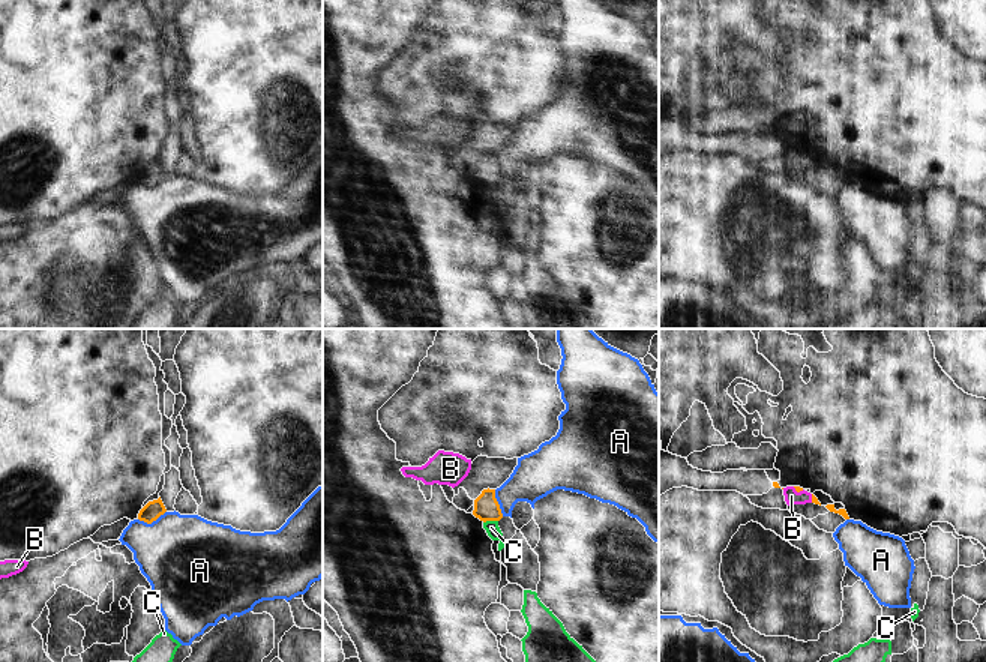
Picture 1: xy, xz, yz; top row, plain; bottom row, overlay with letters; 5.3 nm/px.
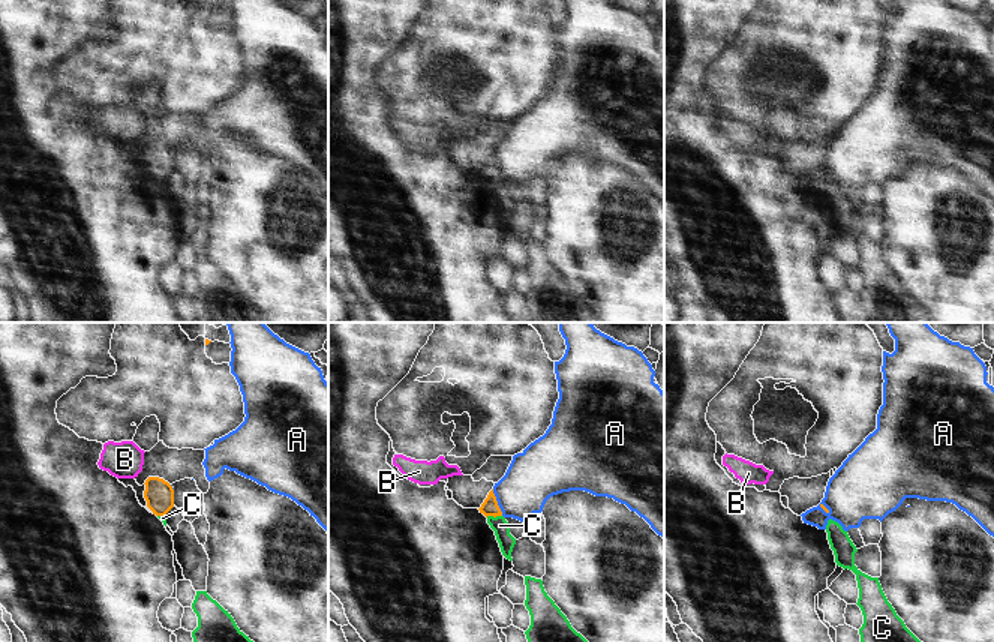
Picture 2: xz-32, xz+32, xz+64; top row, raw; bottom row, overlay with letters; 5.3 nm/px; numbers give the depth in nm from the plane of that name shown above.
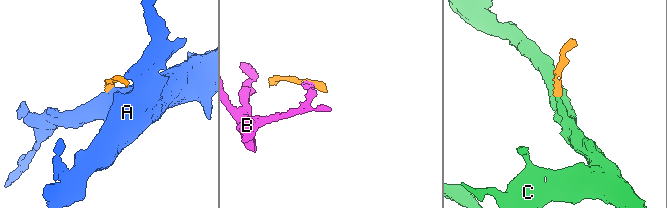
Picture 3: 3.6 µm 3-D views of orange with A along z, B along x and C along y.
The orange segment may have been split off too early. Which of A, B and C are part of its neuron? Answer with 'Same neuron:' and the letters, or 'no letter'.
Same neuron: no letter

